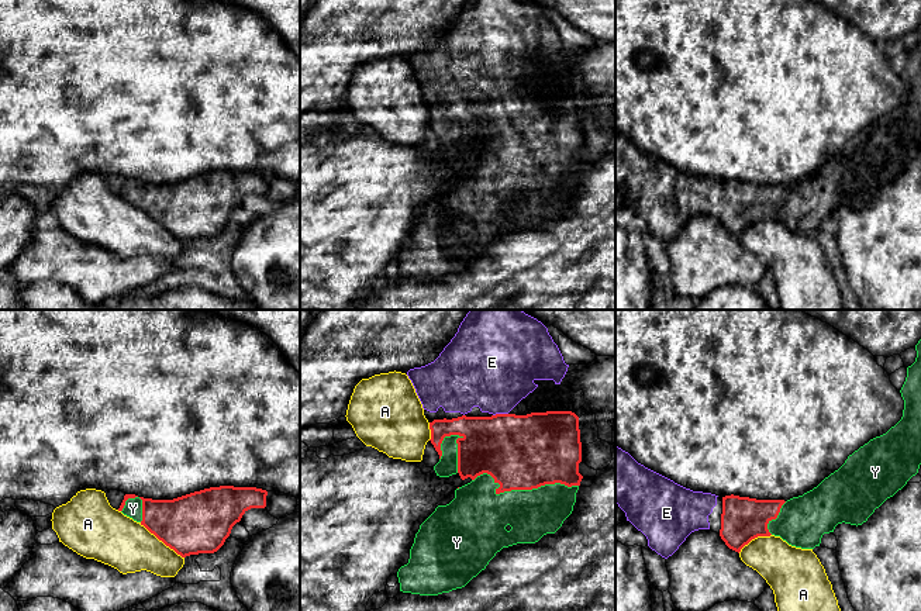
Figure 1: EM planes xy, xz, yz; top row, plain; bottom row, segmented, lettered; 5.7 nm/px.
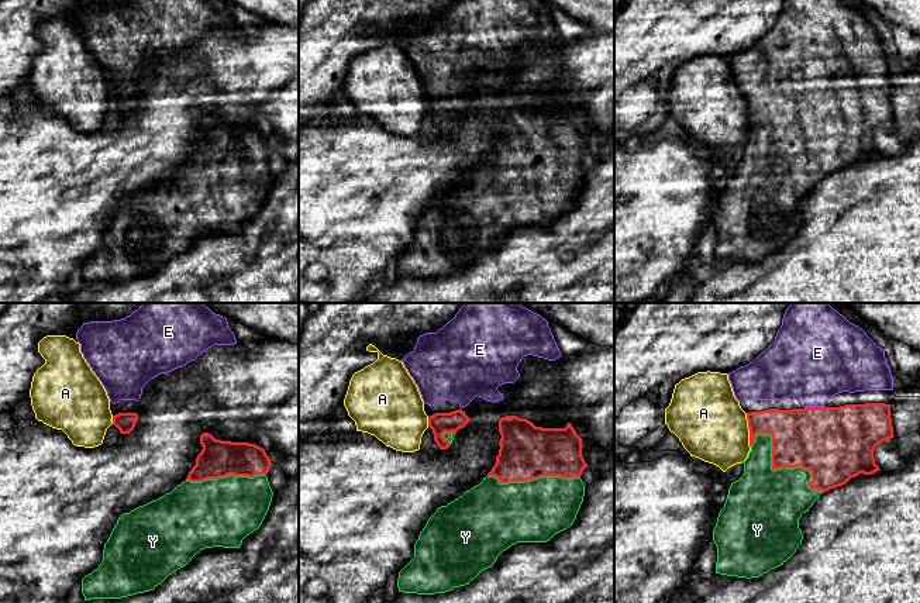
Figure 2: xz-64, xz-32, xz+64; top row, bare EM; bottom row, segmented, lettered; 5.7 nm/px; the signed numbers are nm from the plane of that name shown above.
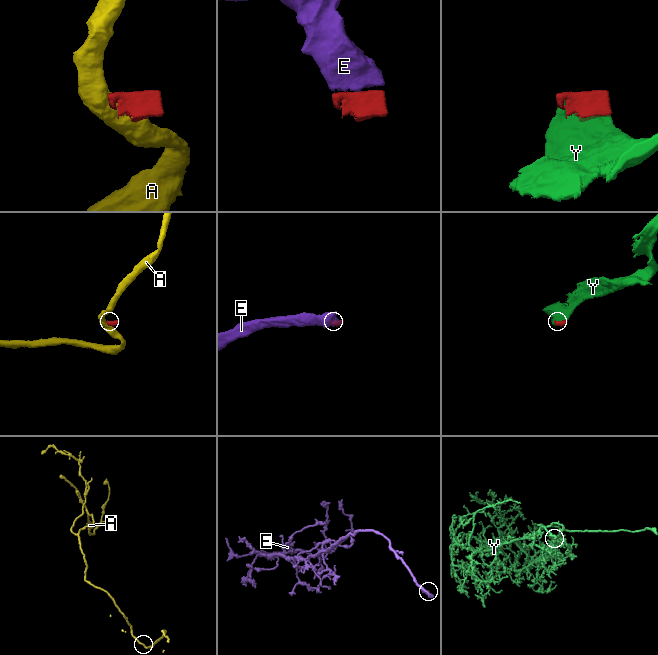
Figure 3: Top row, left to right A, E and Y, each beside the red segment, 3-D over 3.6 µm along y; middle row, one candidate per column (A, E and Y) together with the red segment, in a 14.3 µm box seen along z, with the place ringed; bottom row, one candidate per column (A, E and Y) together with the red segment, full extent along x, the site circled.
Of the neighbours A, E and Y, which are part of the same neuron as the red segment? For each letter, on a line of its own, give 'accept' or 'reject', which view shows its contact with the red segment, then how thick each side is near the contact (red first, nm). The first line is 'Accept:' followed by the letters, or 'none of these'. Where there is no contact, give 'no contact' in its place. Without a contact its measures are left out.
Accept: E, Y
A: reject | xy | 360/300 nm
E: accept | xz | 440/440 nm
Y: accept | xz | 440/280 nm

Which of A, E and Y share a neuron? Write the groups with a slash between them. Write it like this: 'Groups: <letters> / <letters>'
Groups: A / E Y

